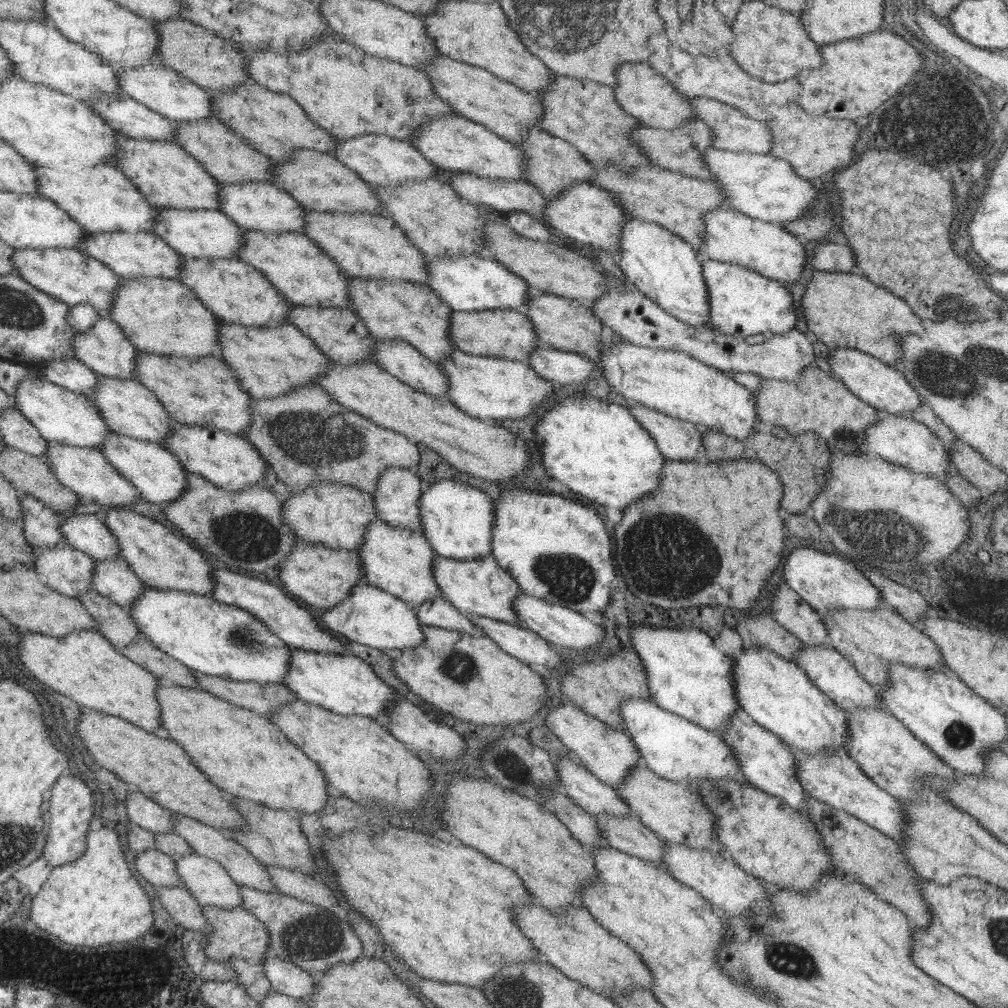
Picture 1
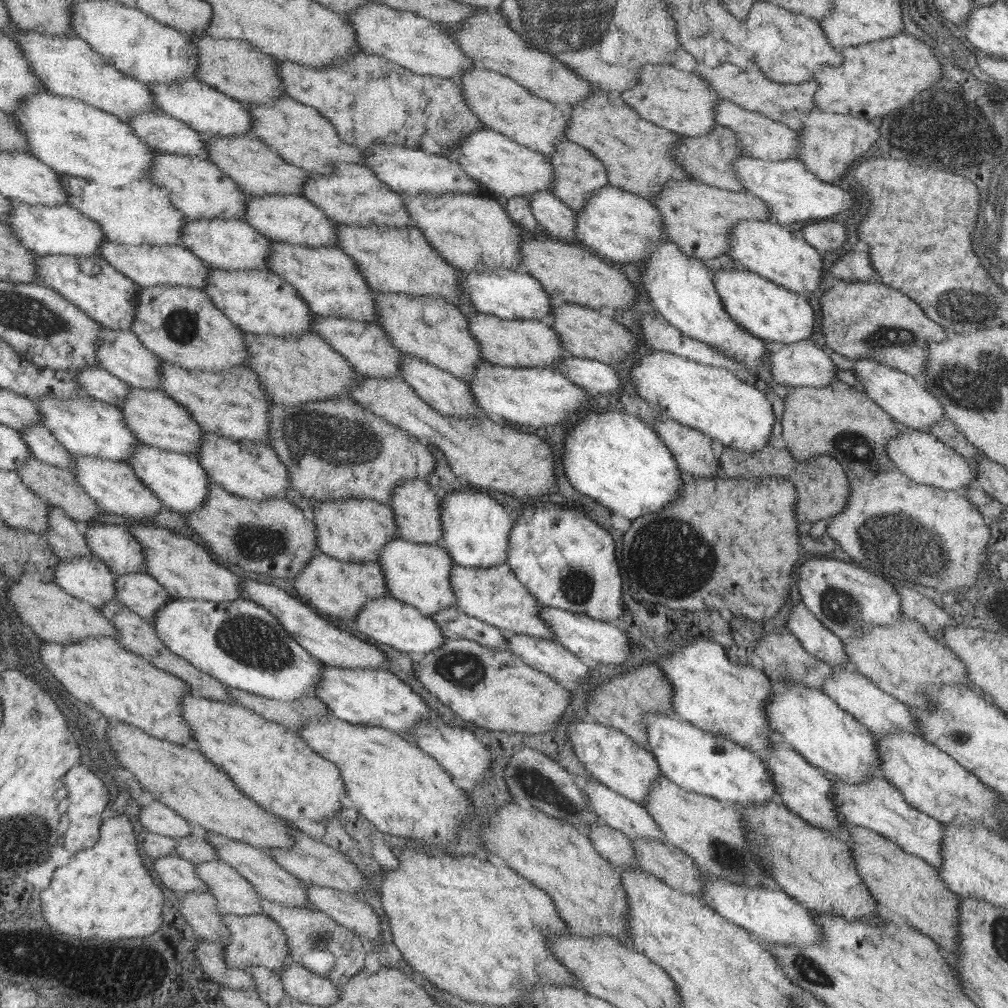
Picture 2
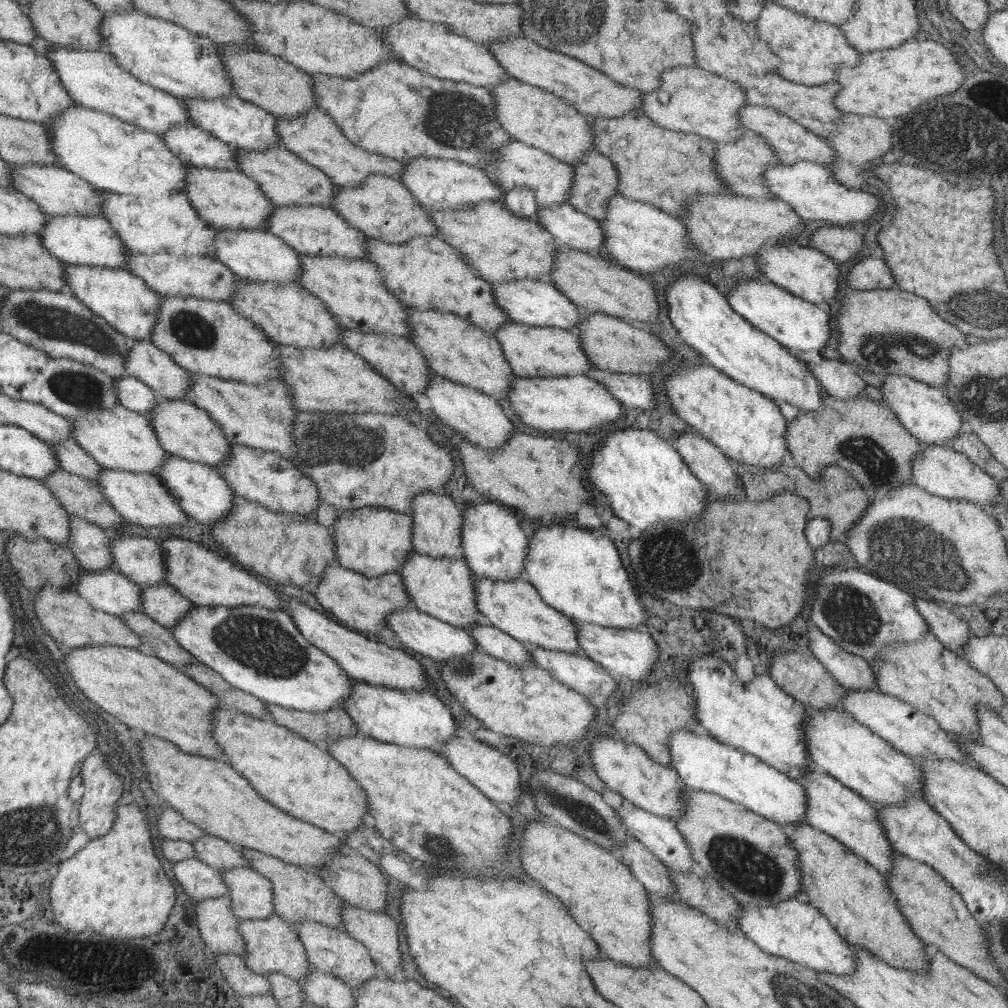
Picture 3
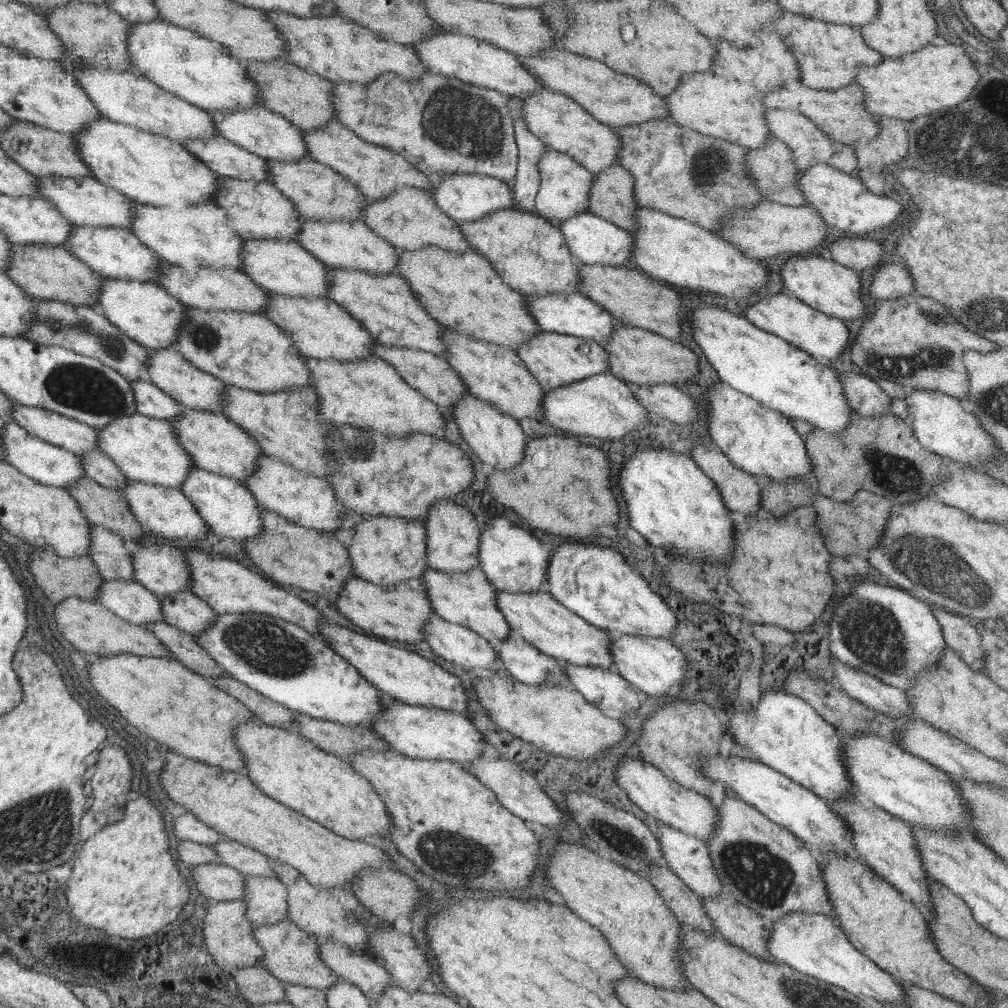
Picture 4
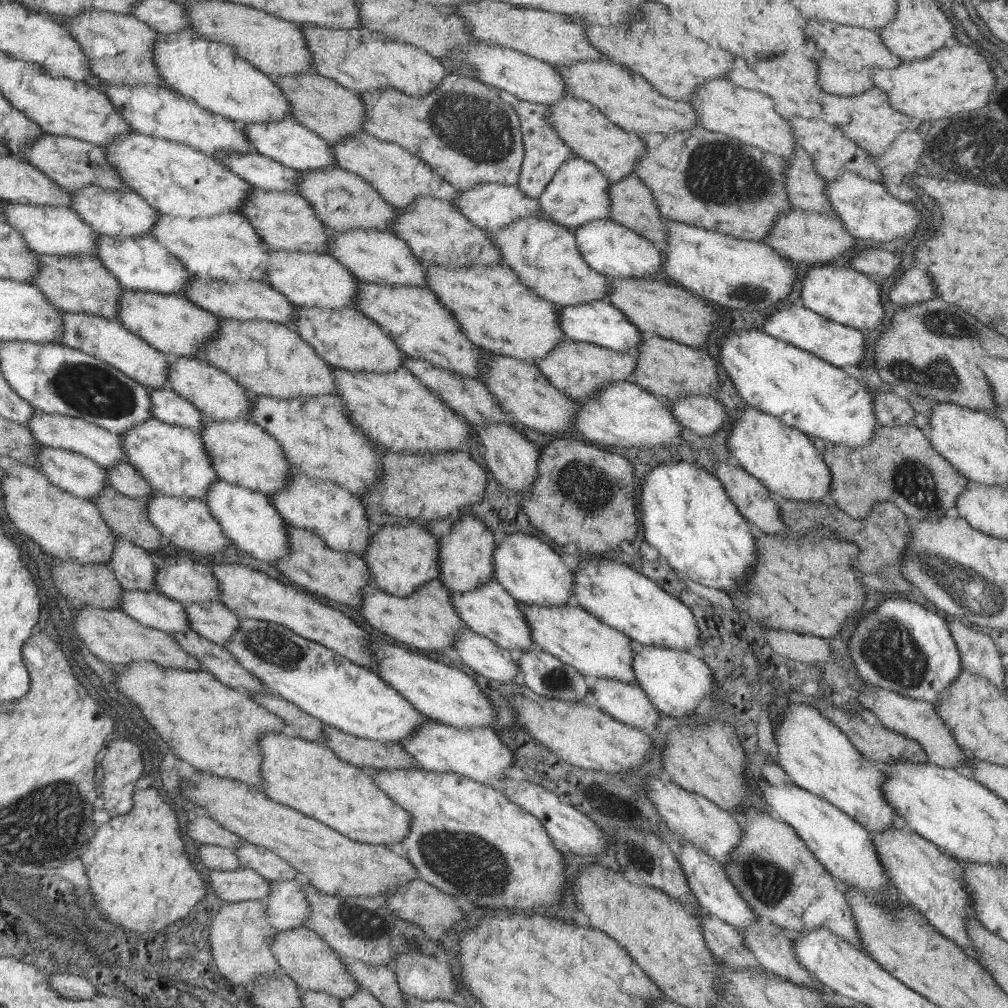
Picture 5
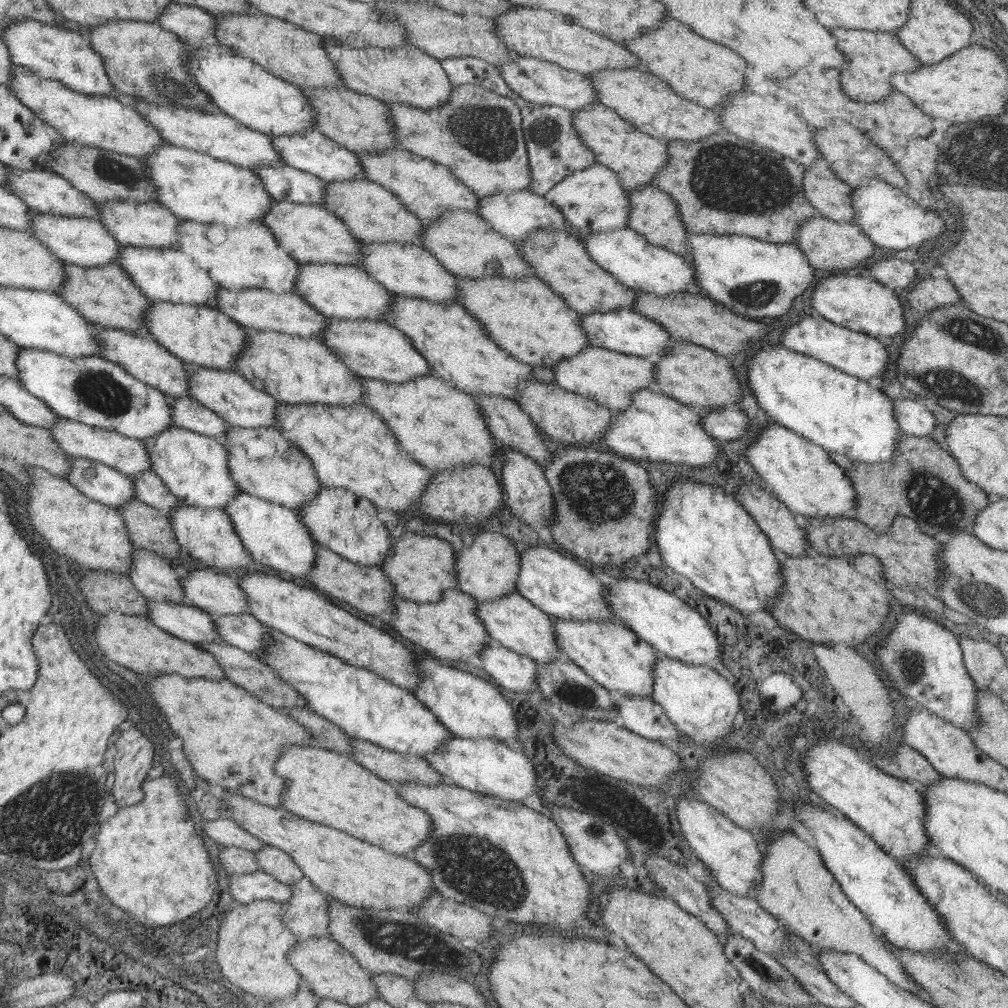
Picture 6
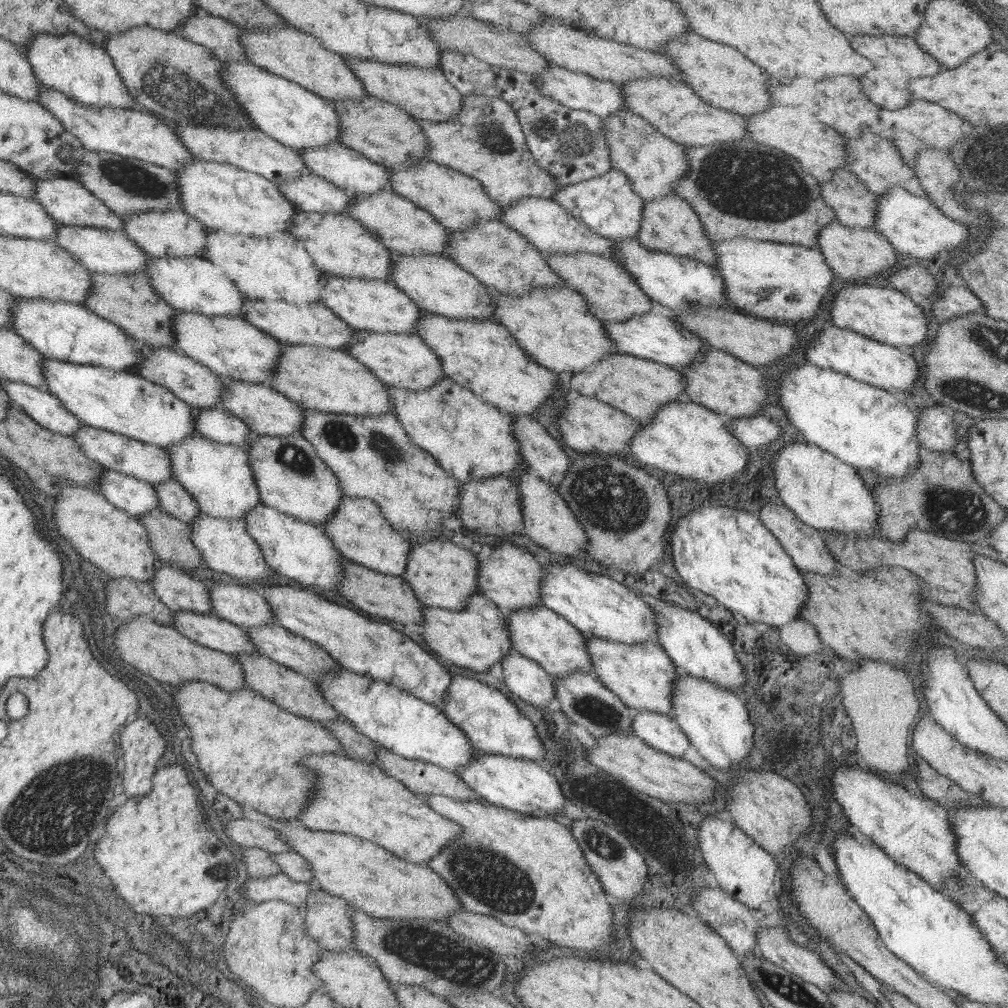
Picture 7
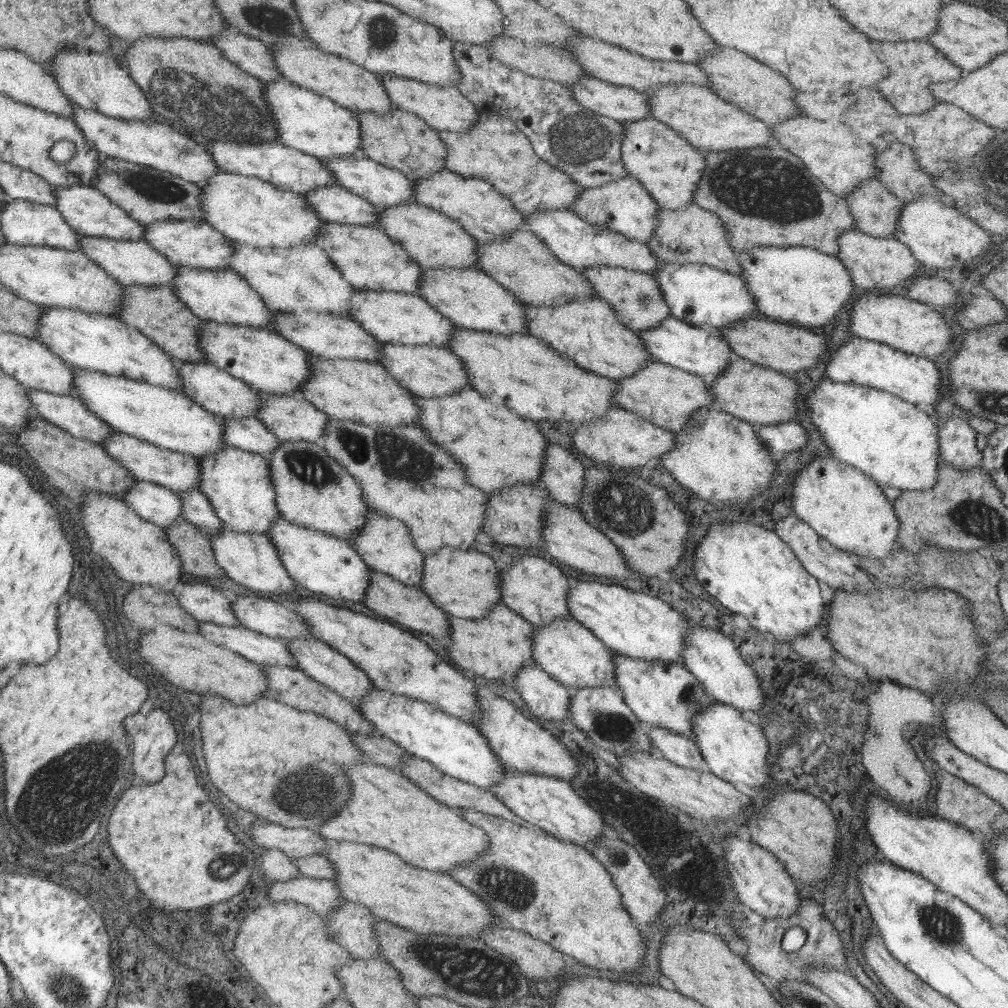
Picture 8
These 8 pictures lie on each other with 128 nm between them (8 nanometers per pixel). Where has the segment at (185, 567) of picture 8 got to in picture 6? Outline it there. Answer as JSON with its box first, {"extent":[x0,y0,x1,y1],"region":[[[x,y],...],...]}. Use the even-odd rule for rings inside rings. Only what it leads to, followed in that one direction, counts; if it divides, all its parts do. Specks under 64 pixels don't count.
{"extent":[117,499,177,556],"region":[[[129,499],[117,509],[136,548],[145,548],[161,556],[165,550],[175,556],[177,542],[166,511],[160,511],[137,499]]]}

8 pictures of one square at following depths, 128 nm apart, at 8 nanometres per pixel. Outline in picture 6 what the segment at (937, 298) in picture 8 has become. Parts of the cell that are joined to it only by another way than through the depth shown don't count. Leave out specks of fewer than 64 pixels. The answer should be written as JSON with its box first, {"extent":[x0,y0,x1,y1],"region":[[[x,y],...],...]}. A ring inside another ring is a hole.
{"extent":[867,256,915,290],"region":[[[897,256],[881,258],[867,265],[867,274],[886,287],[901,290],[911,286],[915,276],[915,266]]]}

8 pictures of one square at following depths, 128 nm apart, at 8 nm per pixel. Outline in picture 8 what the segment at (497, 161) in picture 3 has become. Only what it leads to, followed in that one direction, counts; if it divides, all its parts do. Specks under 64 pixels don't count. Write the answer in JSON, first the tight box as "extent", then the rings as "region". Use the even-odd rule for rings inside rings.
{"extent":[571,175,659,243],"region":[[[625,175],[597,187],[581,189],[577,199],[571,205],[571,211],[589,224],[597,224],[597,226],[619,232],[627,240],[645,243],[649,241],[649,237],[656,230],[659,206],[649,196],[648,192],[645,192],[640,181],[635,180],[632,176]]]}

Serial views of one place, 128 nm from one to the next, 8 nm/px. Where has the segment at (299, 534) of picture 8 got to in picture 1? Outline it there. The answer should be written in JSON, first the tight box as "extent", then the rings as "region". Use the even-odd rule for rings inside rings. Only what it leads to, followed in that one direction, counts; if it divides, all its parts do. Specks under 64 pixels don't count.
{"extent":[97,432,187,507],"region":[[[110,432],[100,444],[101,447],[97,449],[105,456],[105,460],[109,460],[109,464],[113,464],[113,468],[117,468],[117,472],[135,486],[141,500],[164,507],[185,491],[187,470],[162,445]]]}

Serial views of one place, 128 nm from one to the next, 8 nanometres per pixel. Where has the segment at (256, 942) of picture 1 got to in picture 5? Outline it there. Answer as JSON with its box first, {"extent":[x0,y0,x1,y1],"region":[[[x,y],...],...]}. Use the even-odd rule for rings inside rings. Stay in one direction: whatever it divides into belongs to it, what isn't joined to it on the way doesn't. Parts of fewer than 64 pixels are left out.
{"extent":[270,927,361,1000],"region":[[[305,927],[277,931],[273,935],[270,950],[284,976],[293,980],[300,992],[323,991],[340,1000],[361,988],[359,982],[353,980],[353,976],[345,970],[342,958],[320,936]]]}

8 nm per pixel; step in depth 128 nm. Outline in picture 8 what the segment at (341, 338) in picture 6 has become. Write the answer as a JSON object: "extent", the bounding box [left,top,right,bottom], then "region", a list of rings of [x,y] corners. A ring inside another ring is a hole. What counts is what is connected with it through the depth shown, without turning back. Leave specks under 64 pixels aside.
{"extent":[377,343,468,398],"region":[[[381,343],[377,363],[411,395],[421,398],[450,396],[459,389],[468,387],[459,356],[447,348],[433,345],[407,345],[401,343]]]}

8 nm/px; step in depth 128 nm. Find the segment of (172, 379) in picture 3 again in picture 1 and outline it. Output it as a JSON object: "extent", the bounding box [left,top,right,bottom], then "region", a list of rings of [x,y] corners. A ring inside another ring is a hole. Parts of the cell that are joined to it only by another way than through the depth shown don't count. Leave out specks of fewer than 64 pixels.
{"extent":[71,318,137,379],"region":[[[98,318],[89,330],[73,335],[71,348],[73,359],[92,370],[97,375],[109,378],[133,379],[137,348],[124,336],[121,328],[109,318]]]}

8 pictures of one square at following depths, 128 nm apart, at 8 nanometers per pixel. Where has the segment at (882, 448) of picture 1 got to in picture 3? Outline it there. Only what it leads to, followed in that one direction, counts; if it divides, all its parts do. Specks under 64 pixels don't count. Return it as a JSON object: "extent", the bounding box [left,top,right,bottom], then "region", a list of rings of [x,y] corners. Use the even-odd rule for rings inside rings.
{"extent":[911,443,999,510],"region":[[[921,443],[920,448],[919,455],[911,463],[911,477],[919,488],[939,498],[965,500],[985,510],[996,502],[999,483],[975,466],[964,454],[955,452],[948,446],[935,444]]]}

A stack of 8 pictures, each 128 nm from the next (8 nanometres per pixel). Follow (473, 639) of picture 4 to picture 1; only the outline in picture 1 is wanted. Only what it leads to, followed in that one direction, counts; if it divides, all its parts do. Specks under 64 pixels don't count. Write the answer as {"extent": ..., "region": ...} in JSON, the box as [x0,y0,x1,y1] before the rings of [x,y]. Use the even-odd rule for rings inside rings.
{"extent":[321,581,424,650],"region":[[[362,581],[349,589],[349,595],[333,607],[321,610],[321,624],[329,632],[342,634],[351,642],[381,650],[411,648],[421,645],[424,633],[417,620],[416,610],[392,593]]]}

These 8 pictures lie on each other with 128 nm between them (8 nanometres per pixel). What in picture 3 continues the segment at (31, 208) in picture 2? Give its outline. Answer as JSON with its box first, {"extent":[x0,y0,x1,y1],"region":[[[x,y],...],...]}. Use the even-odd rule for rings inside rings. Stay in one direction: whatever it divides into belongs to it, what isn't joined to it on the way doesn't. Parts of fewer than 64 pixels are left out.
{"extent":[37,214,130,269],"region":[[[45,214],[45,225],[37,235],[43,248],[63,263],[127,269],[127,255],[130,251],[102,216]]]}

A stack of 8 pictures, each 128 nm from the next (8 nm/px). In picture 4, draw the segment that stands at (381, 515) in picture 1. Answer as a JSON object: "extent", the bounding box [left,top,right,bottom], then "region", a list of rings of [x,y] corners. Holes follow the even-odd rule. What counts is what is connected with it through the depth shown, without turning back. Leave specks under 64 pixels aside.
{"extent":[422,499,481,573],"region":[[[439,499],[428,507],[428,513],[422,523],[427,537],[425,556],[428,557],[429,567],[443,573],[461,573],[479,566],[481,531],[471,510],[449,499]]]}

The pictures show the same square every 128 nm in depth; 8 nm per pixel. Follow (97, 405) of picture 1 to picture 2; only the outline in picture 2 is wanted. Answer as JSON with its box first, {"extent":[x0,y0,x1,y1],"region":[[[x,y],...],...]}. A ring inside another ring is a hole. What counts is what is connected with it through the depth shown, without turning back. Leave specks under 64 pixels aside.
{"extent":[116,387,204,454],"region":[[[131,387],[120,404],[116,404],[125,416],[125,428],[139,443],[183,454],[197,454],[204,432],[189,412],[161,390]]]}

